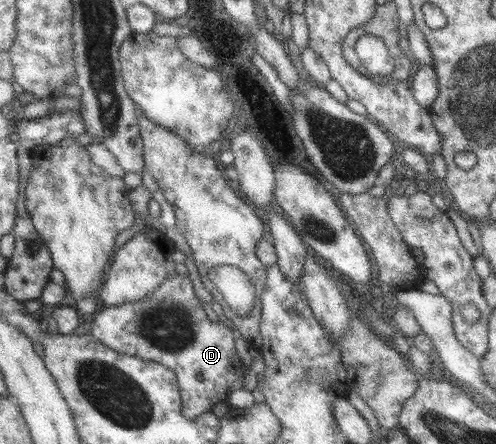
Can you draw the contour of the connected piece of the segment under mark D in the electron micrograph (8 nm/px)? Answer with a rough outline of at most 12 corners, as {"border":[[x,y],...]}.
{"border":[[190,277],[104,307],[90,330],[172,368],[183,415],[246,379],[237,330],[210,321]]}

